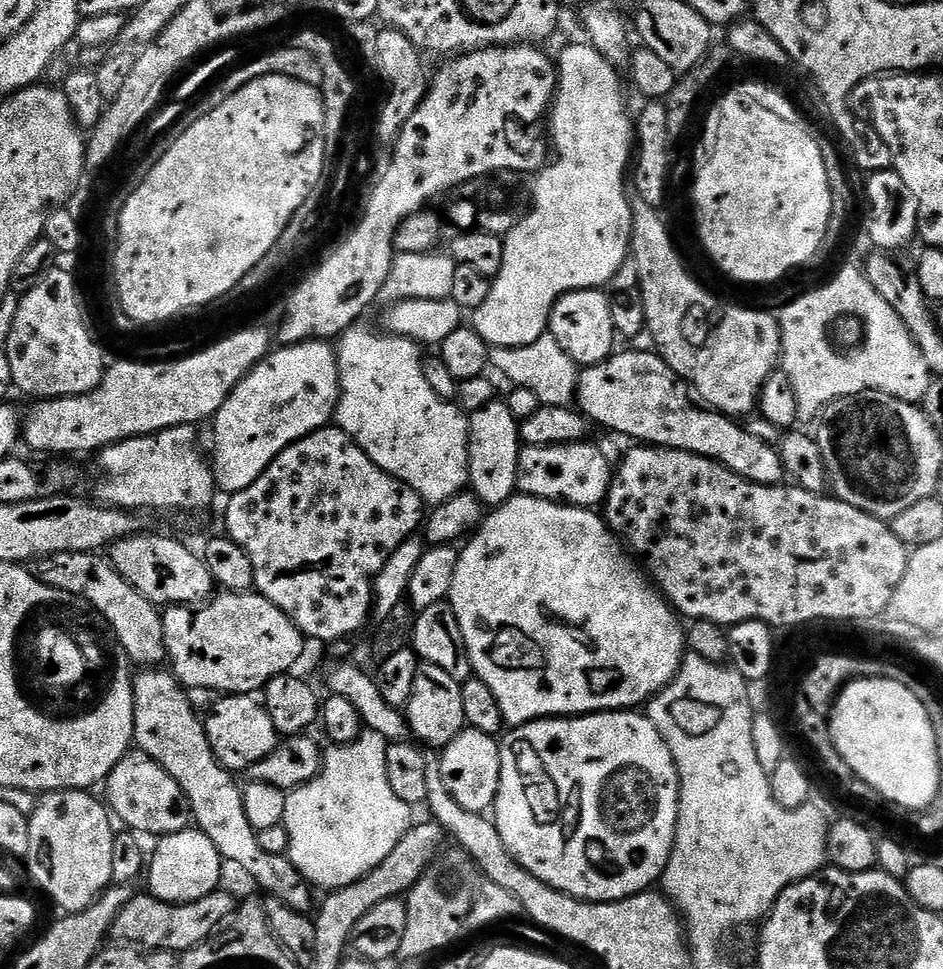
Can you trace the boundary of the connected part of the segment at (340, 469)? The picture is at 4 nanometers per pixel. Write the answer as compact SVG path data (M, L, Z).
M335 426L320 428L316 432L311 432L310 435L302 437L301 440L294 442L286 450L279 452L270 467L254 483L246 486L246 490L231 493L227 500L228 513L224 516L224 524L228 527L226 535L229 540L242 546L242 550L246 550L246 554L250 558L250 566L254 566L255 591L270 602L274 602L274 606L278 606L278 610L287 614L294 622L294 626L298 626L300 633L309 641L344 642L349 639L347 636L352 636L355 632L363 630L368 615L371 617L374 612L373 580L382 570L382 566L386 566L386 558L390 558L390 554L394 554L394 550L398 550L398 546L402 546L402 542L421 527L426 516L426 505L420 499L420 495L414 490L410 490L410 486L406 486L398 478L386 474L386 470L379 468L361 450L356 441L351 440L342 429Z

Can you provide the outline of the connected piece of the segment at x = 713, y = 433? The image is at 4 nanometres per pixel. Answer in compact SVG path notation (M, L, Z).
M652 350L619 352L600 364L583 369L576 383L575 403L593 425L601 424L604 430L620 438L629 436L632 442L643 442L658 448L673 448L679 452L689 452L695 456L704 456L707 460L715 460L734 474L755 484L774 486L785 481L786 473L778 448L748 433L733 417L709 408L696 395L692 385L683 380L659 354Z

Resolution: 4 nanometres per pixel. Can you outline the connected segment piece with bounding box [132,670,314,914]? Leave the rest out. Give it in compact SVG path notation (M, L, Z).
M164 670L137 671L132 681L135 747L154 758L154 762L158 762L158 766L162 766L162 770L182 786L192 807L195 827L214 842L227 863L229 860L237 864L254 883L265 888L268 896L286 902L299 912L311 913L314 908L313 889L304 875L288 861L287 855L266 854L266 850L258 846L257 832L250 826L250 818L246 818L244 793L241 785L236 785L237 777L223 768L218 758L214 758L204 720L196 717L184 685L171 671L160 671Z

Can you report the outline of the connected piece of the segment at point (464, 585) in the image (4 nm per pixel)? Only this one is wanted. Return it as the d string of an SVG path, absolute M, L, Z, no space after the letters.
M517 494L504 504L493 507L463 547L459 549L458 566L454 570L450 603L458 618L458 626L462 626L462 638L466 638L466 650L470 654L475 679L486 682L494 698L498 698L498 707L502 709L505 725L519 726L529 724L531 720L571 718L593 712L636 710L647 705L653 696L657 696L676 677L676 671L680 669L680 663L686 655L685 629L680 629L681 621L672 605L637 567L620 537L608 527L599 511Z

